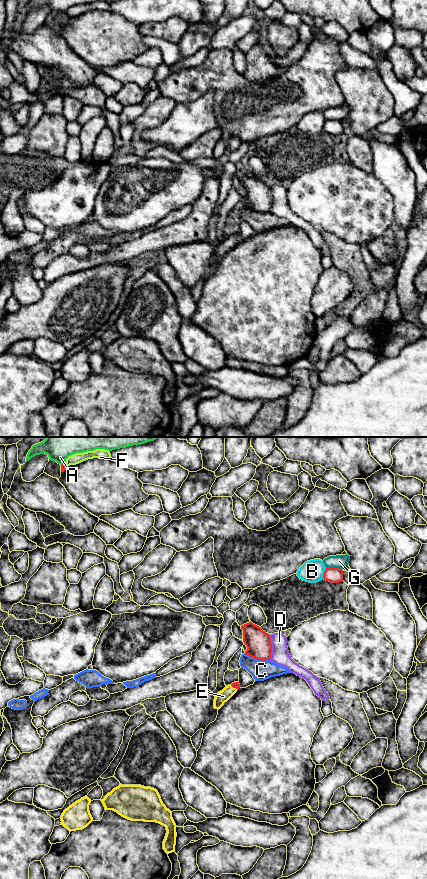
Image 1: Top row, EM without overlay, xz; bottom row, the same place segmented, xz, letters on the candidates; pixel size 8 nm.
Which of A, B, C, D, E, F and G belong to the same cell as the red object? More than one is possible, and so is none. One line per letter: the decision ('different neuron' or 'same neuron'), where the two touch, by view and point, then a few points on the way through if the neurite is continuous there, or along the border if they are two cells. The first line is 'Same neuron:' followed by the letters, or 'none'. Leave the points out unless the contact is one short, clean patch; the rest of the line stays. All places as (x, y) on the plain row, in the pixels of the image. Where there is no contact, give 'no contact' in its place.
Same neuron: E
A: different neuron; contact xz (62, 16)
B: different neuron; contact xz (324, 125)
C: different neuron; contact xz (257, 211)
D: different neuron; contact xz (271, 199)
E: same neuron; contact xz (234, 239); way xz (236, 237), (234, 239), (223, 248)
F: different neuron; contact xz (65, 16)
G: different neuron; contact xz (334, 120)

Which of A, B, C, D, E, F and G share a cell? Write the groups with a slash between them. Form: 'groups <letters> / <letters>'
groups A / B / C / D / E / F / G

